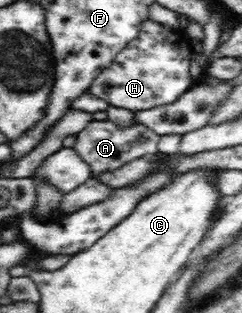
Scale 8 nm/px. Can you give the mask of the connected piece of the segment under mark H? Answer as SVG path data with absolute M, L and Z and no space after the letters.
M152 21L141 24L140 33L128 43L96 77L86 92L98 96L110 106L131 112L178 101L194 84L190 75L192 40L181 29L172 29Z

